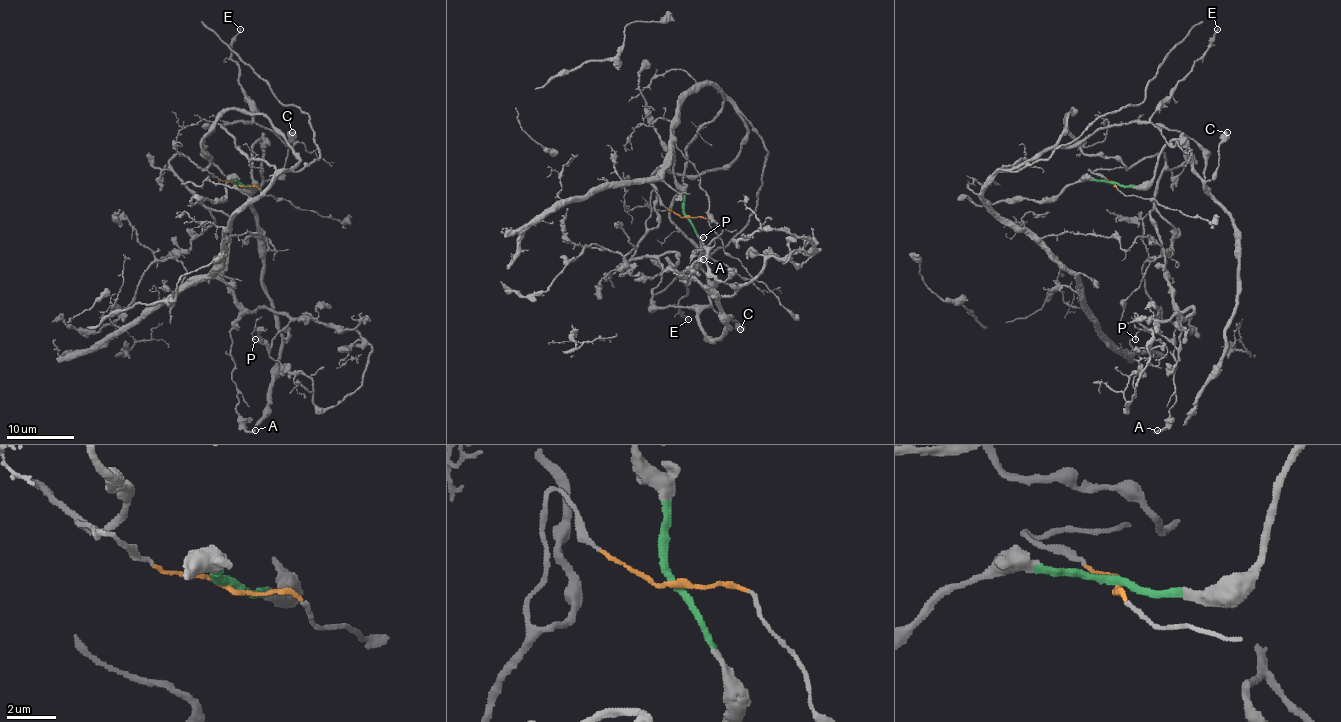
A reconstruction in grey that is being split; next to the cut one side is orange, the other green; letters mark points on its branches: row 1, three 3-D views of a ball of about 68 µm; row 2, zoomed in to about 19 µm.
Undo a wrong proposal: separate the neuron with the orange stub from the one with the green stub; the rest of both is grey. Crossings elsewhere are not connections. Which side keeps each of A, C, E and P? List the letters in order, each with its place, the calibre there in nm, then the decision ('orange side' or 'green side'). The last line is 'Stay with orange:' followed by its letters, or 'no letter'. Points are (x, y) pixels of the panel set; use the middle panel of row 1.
A: at (703, 259); 280 nm thick; orange side
C: at (740, 329); 800 nm thick; green side
E: at (688, 319); 220 nm thick; orange side
P: at (703, 237); 130 nm thick; orange side
Stay with orange: A, E, P

